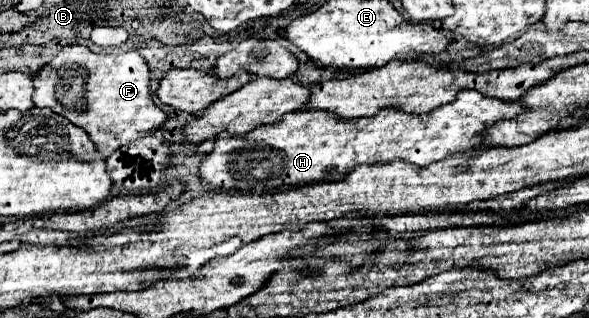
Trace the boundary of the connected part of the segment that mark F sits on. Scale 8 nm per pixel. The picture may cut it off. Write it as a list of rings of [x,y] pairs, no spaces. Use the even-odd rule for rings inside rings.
[[[65,45],[59,51],[59,55],[35,75],[33,103],[35,107],[49,107],[53,113],[63,115],[73,125],[85,129],[91,141],[95,143],[95,149],[101,155],[109,157],[113,151],[135,141],[139,135],[155,133],[167,119],[167,115],[155,105],[149,93],[149,75],[151,75],[149,67],[137,51],[129,51],[121,55],[97,55],[83,45]]]

